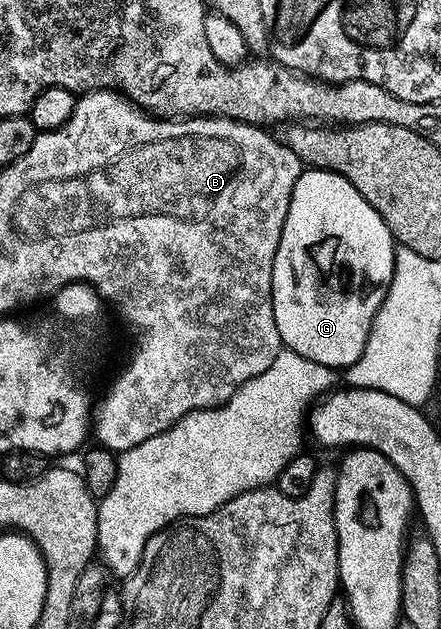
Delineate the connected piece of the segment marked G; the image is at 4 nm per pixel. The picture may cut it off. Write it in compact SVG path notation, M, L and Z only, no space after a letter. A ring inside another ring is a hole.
M304 168L293 187L281 243L273 263L271 298L280 342L297 355L305 355L305 359L313 359L313 363L321 363L336 371L357 363L361 351L365 351L373 319L391 282L396 248L397 242L389 227L385 227L381 215L365 203L349 179L324 169Z

